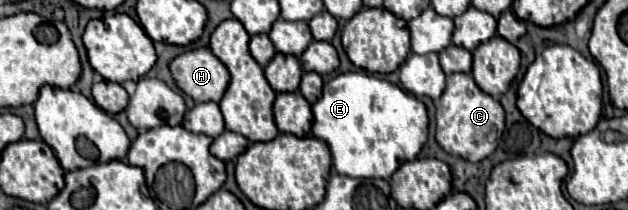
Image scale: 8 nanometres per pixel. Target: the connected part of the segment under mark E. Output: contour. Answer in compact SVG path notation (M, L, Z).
M345 72L323 86L321 98L313 104L313 136L323 140L333 156L333 166L339 174L351 178L389 178L401 162L415 160L427 142L427 108L413 94L399 86L369 76L365 72Z

